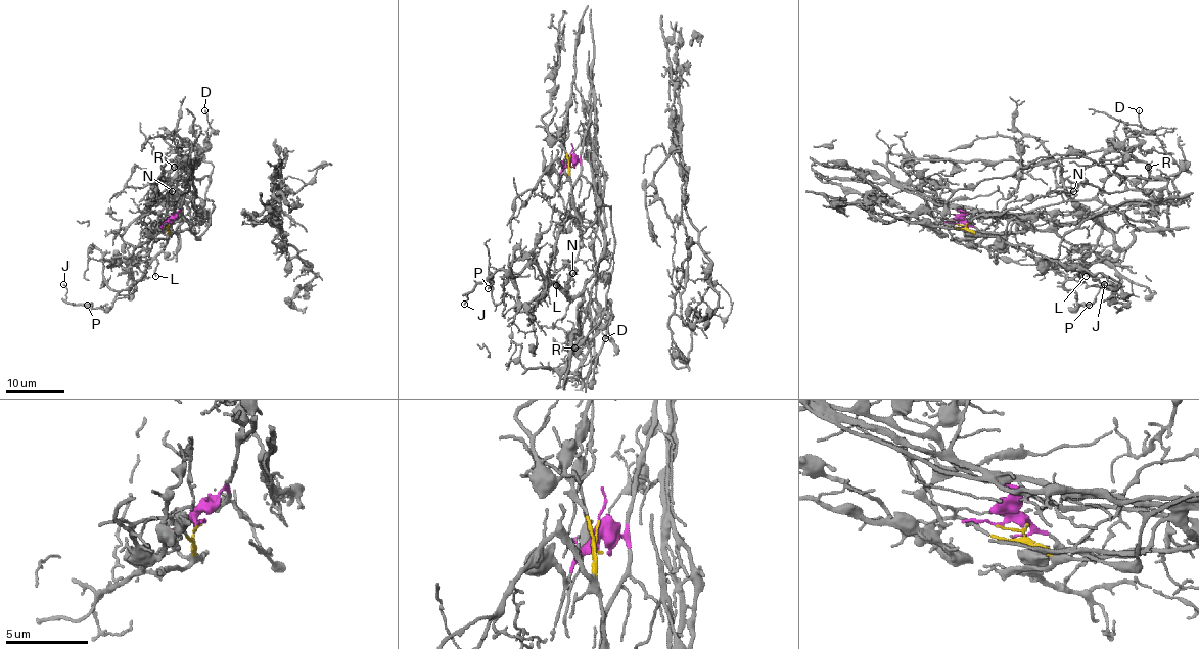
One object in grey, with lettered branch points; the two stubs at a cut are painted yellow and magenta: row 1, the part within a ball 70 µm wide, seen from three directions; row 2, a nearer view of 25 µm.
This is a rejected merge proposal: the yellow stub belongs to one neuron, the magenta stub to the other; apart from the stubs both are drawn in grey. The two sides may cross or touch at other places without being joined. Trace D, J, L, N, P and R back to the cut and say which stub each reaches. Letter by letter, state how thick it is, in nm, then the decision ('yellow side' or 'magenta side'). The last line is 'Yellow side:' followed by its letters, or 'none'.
D: 110 nm | magenta side
J: 90 nm | yellow side
L: 100 nm | yellow side
N: 130 nm | yellow side
P: 130 nm | yellow side
R: 70 nm | yellow side
Yellow side: J, L, N, P, R

